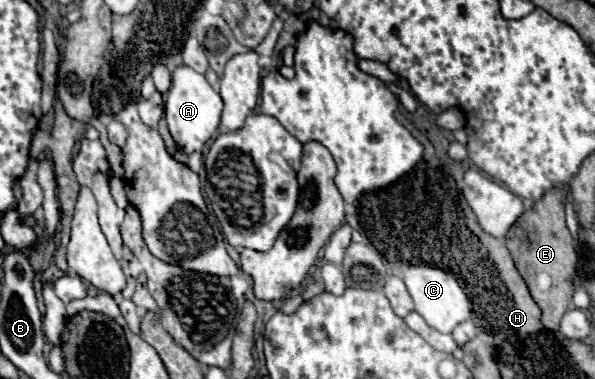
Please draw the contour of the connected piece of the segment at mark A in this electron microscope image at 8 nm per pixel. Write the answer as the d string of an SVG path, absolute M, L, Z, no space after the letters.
M179 66L172 73L171 88L167 94L167 102L165 102L165 116L167 116L167 124L169 124L169 132L175 140L175 144L185 152L201 152L205 142L215 134L217 126L219 126L219 118L221 118L221 110L223 110L223 100L221 96L209 86L209 82L205 80L203 74L195 72L189 66Z

